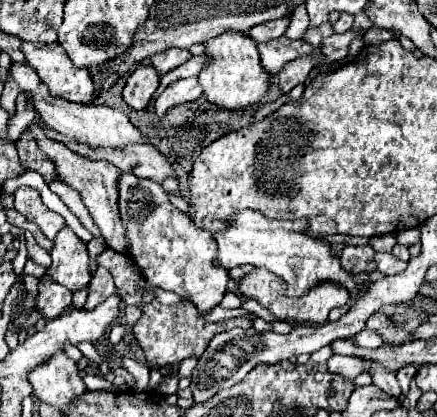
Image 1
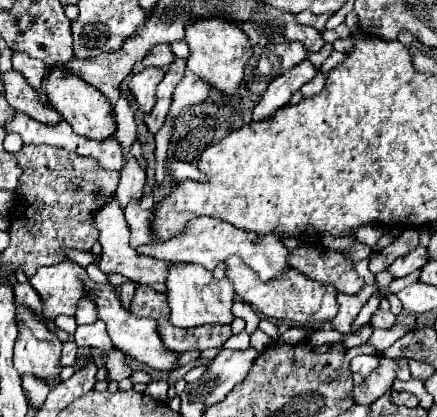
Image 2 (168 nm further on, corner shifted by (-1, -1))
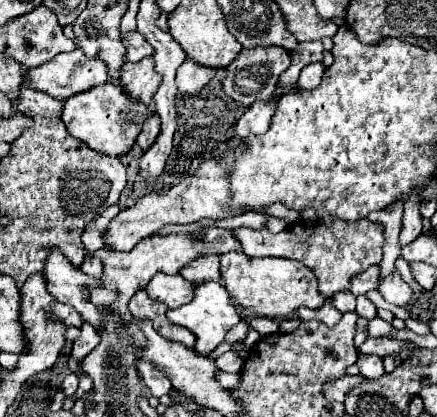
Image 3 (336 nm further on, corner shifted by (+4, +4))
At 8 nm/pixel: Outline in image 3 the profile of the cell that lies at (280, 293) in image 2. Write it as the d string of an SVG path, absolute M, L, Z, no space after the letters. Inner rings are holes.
M226 252L220 256L220 274L234 302L258 316L290 318L302 306L320 308L324 304L324 296L318 292L314 272L296 260L246 258L242 252Z

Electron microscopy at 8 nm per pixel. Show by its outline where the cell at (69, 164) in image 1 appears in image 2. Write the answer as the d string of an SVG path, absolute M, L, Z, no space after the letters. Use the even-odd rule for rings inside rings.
M117 197L107 207L103 207L103 211L99 215L95 215L95 229L99 231L99 243L103 247L103 255L101 255L101 263L99 263L99 269L103 273L119 273L119 275L127 277L129 281L135 281L139 285L149 285L157 293L167 293L165 281L167 281L167 273L169 273L169 267L167 267L169 263L135 255L135 249L131 249L131 245L129 245L129 227L127 227L121 207L117 205Z

